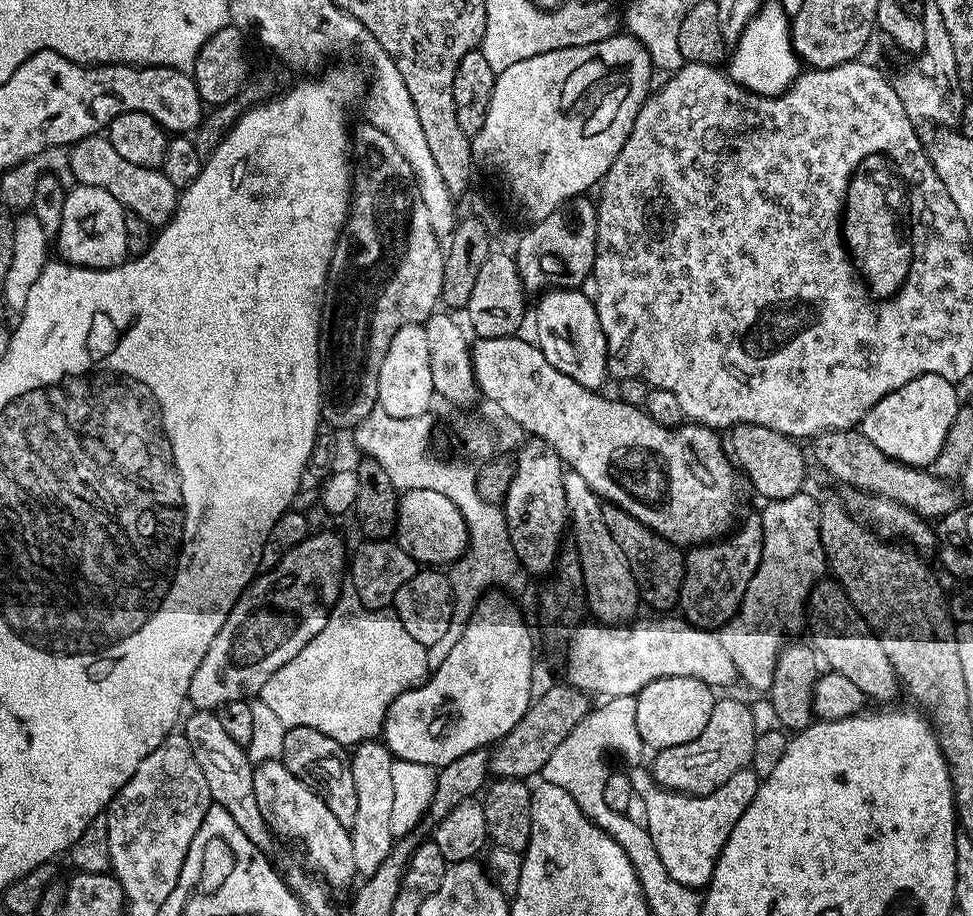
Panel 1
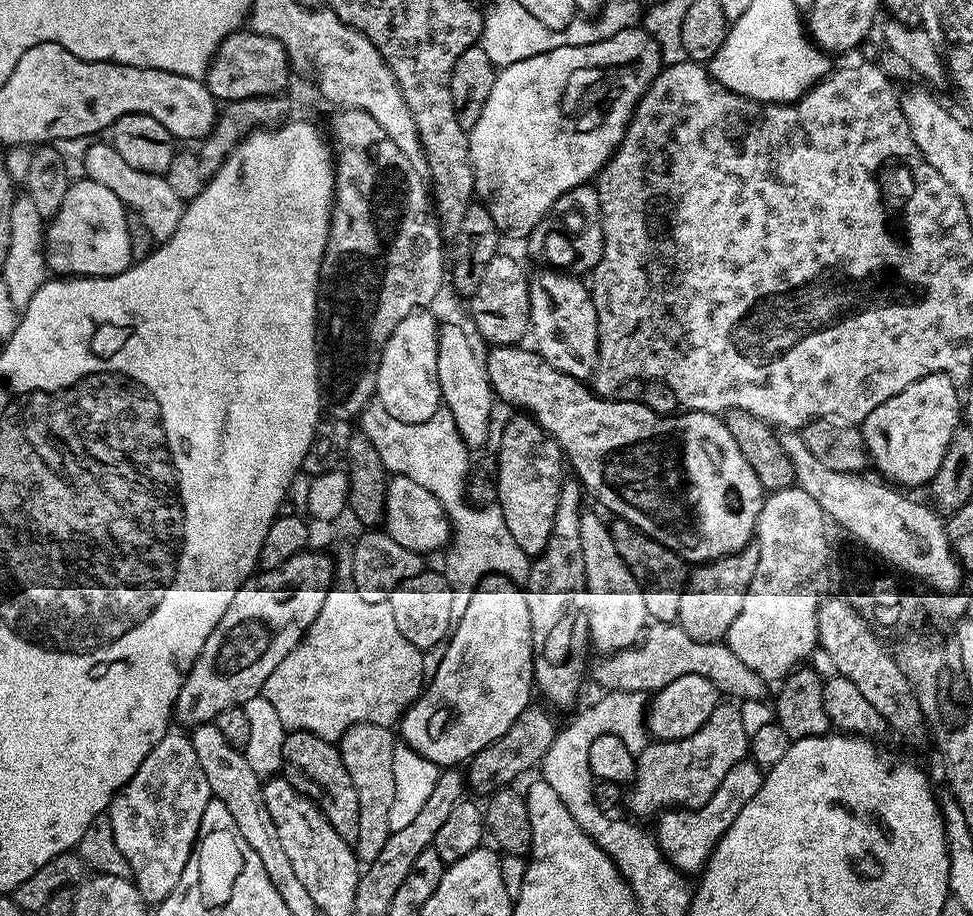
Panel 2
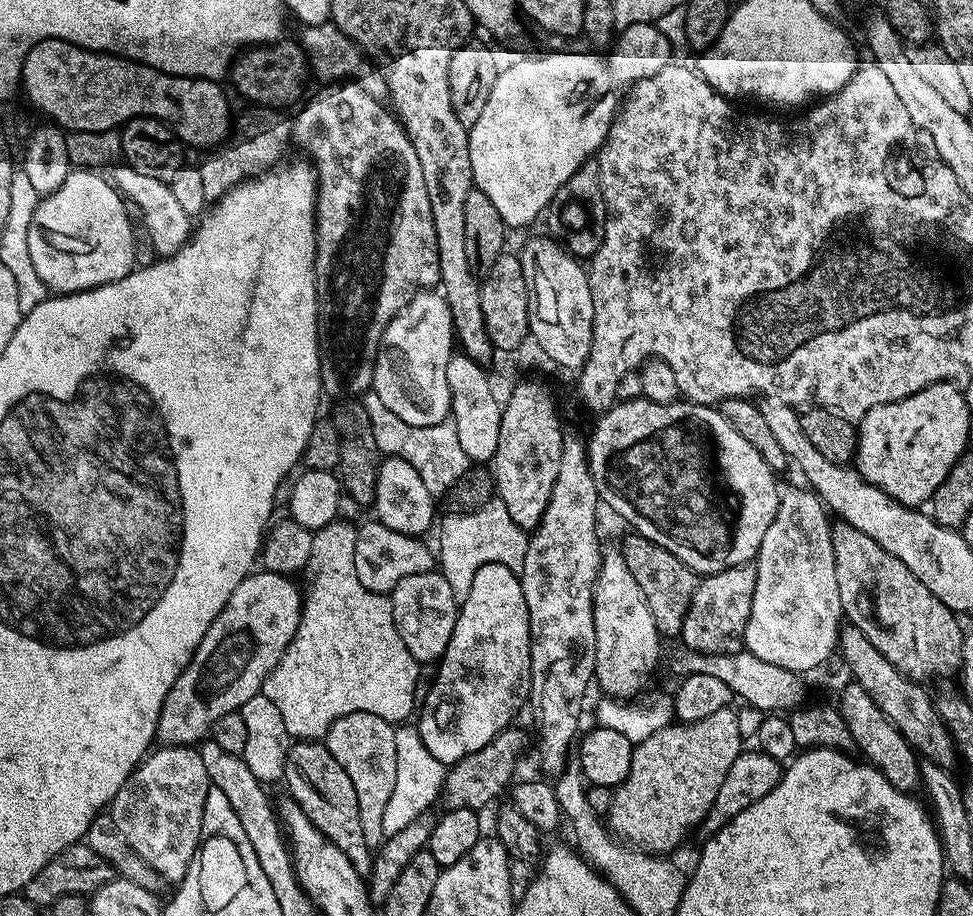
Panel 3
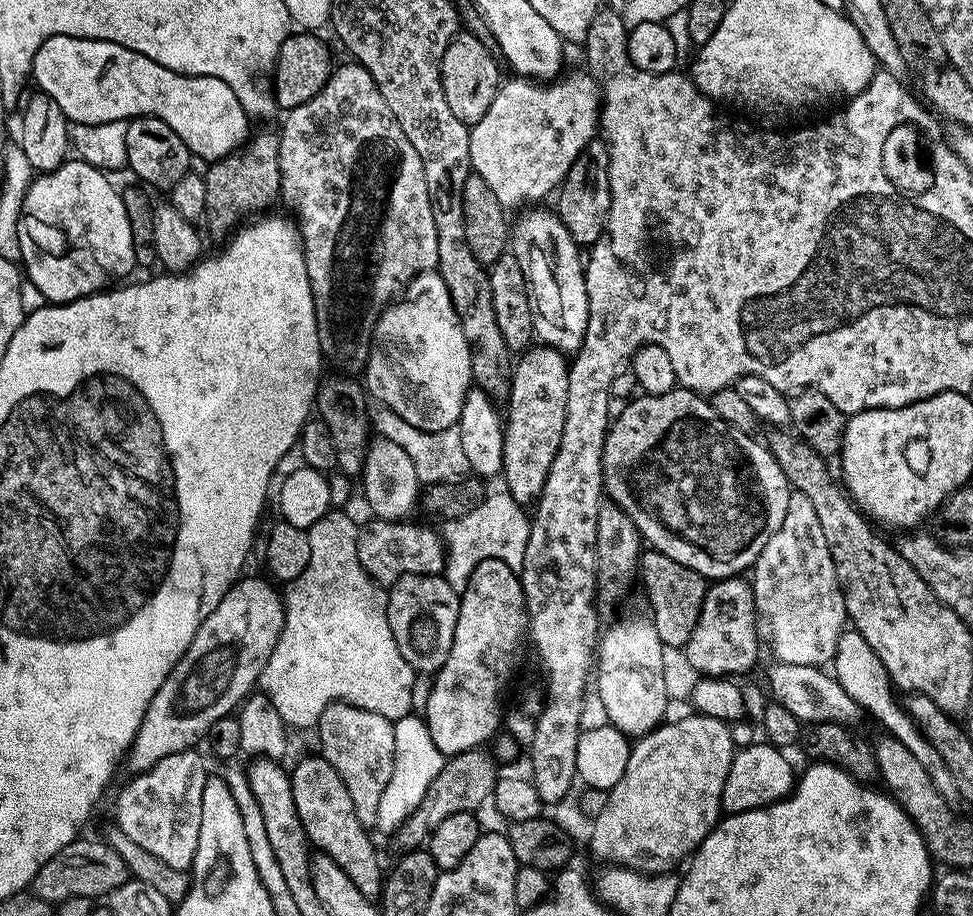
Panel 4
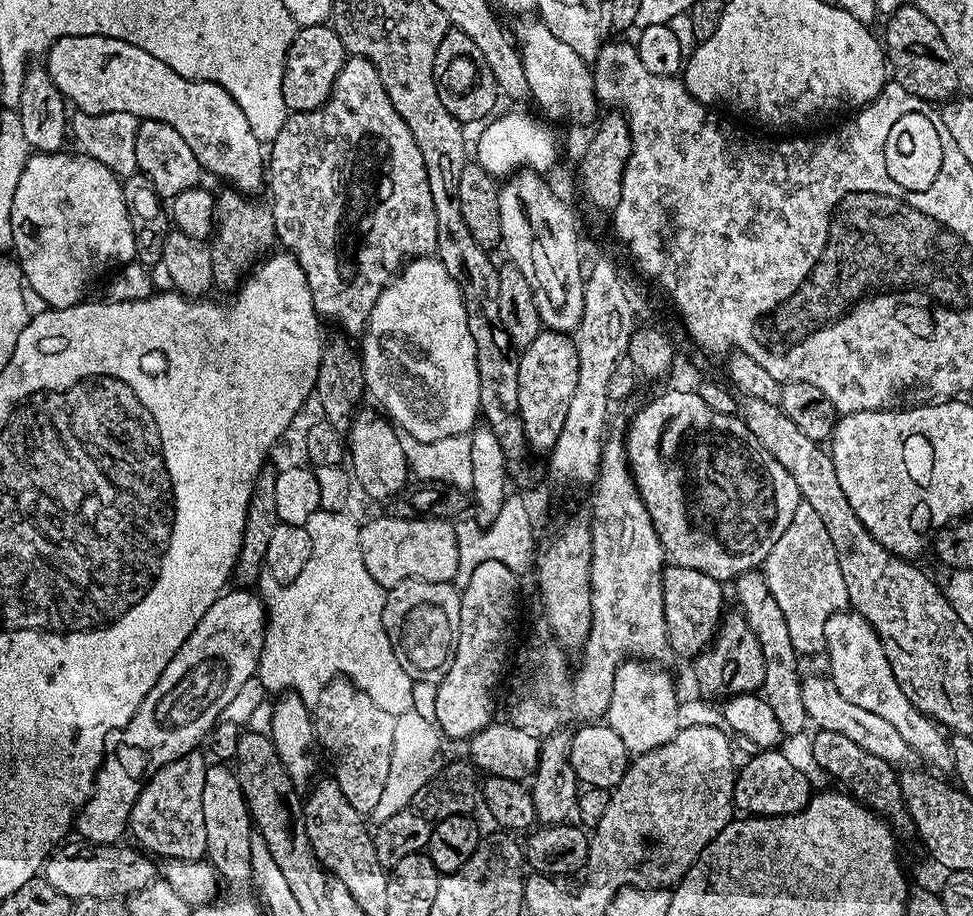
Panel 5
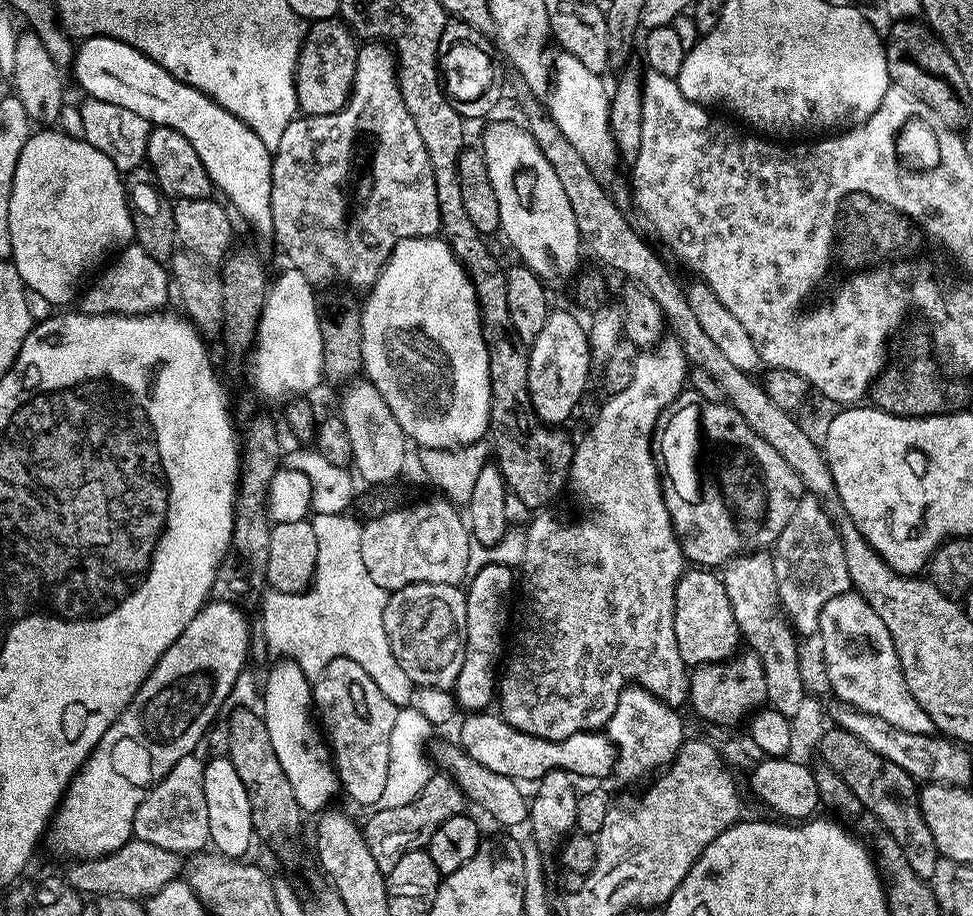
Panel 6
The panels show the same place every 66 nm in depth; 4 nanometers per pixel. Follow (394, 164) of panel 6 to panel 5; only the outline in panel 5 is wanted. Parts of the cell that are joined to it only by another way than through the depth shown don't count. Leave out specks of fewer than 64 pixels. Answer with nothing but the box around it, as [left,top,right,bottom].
[270,55,438,337]

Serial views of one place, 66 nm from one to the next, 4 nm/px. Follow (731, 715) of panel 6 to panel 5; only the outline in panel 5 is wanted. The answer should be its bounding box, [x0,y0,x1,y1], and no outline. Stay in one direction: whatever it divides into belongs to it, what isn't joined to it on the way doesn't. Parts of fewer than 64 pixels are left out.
[691,610,766,698]

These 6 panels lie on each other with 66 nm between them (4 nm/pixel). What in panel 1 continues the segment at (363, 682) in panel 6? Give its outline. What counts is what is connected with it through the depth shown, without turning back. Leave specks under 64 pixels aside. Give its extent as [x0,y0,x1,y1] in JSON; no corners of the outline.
[350,739,394,877]

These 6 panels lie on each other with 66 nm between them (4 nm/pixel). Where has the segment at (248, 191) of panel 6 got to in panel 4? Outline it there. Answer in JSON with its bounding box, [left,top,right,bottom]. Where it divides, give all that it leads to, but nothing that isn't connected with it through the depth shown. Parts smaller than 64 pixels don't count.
[31,34,250,162]

